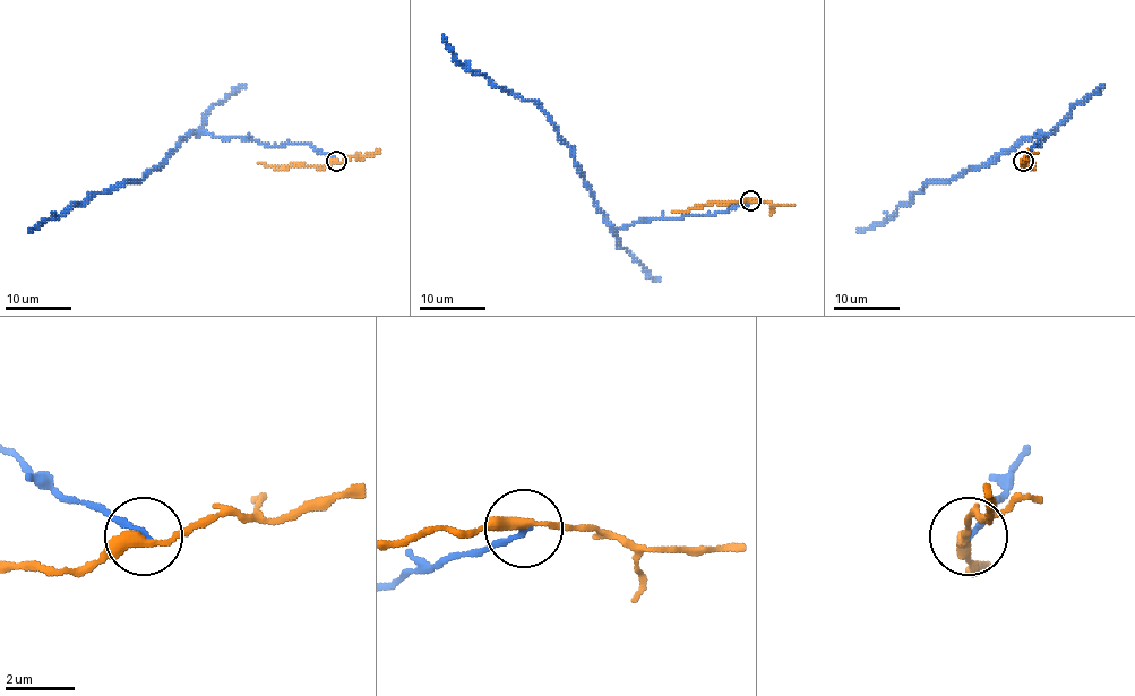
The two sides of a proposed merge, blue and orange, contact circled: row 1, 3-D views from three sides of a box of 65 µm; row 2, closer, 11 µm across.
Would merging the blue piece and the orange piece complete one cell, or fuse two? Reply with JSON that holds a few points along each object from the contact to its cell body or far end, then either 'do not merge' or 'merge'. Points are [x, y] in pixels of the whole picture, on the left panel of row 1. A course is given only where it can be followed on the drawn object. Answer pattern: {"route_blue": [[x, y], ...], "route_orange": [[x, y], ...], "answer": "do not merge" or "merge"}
{"route_blue": [[336, 161], [308, 144], [267, 146], [254, 139], [190, 132], [144, 177], [93, 194], [27, 231]], "route_orange": [[336, 161], [325, 166], [281, 169], [257, 164]], "answer": "do not merge"}

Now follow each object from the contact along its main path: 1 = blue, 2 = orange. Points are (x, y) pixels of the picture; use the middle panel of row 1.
1: (750, 202), (722, 213), (642, 220), (612, 228), (552, 119), (534, 101), (466, 70), (441, 34)
2: (750, 202), (710, 203), (681, 213), (671, 211)

